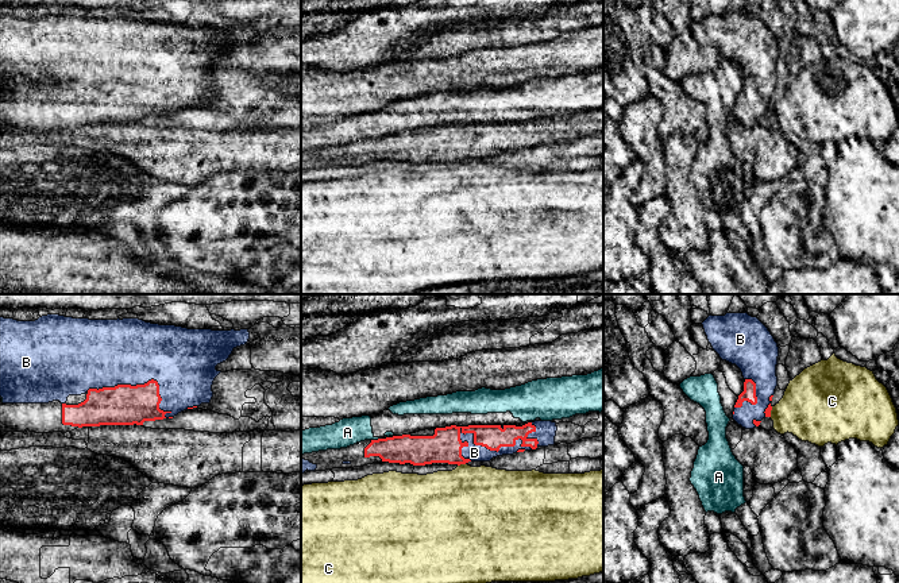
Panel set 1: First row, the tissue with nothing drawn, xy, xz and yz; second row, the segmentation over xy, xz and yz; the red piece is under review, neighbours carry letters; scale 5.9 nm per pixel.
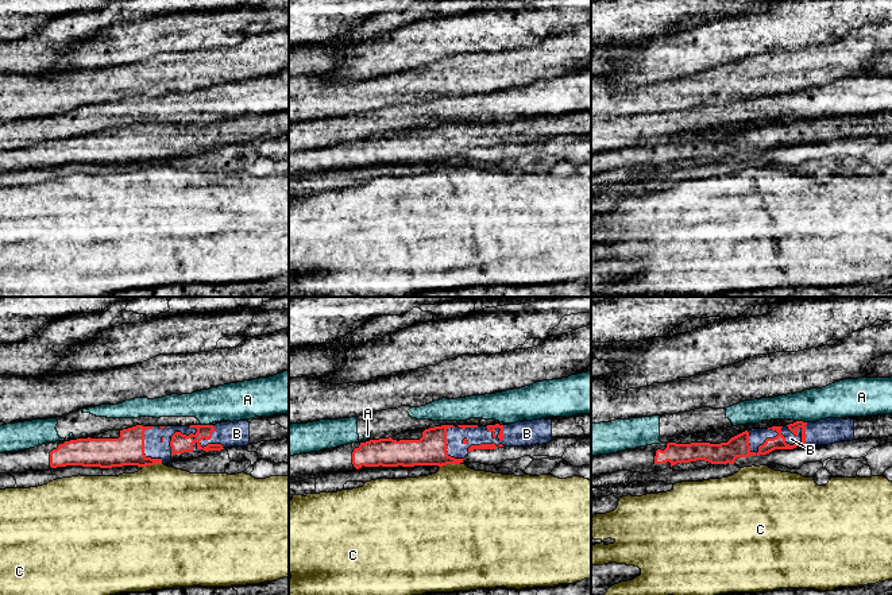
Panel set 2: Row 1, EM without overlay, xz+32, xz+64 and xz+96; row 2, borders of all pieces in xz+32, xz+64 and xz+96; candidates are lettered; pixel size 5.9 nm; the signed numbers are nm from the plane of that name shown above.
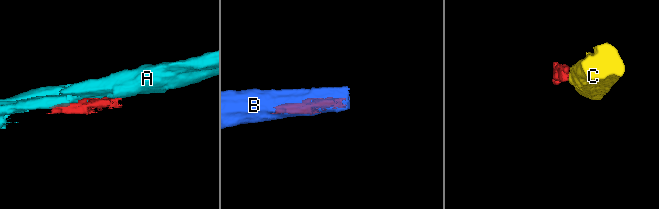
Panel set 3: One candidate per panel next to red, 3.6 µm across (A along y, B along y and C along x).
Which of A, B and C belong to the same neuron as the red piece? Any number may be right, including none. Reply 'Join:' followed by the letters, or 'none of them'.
Join: B

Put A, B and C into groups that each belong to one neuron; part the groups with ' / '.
A / B / C

